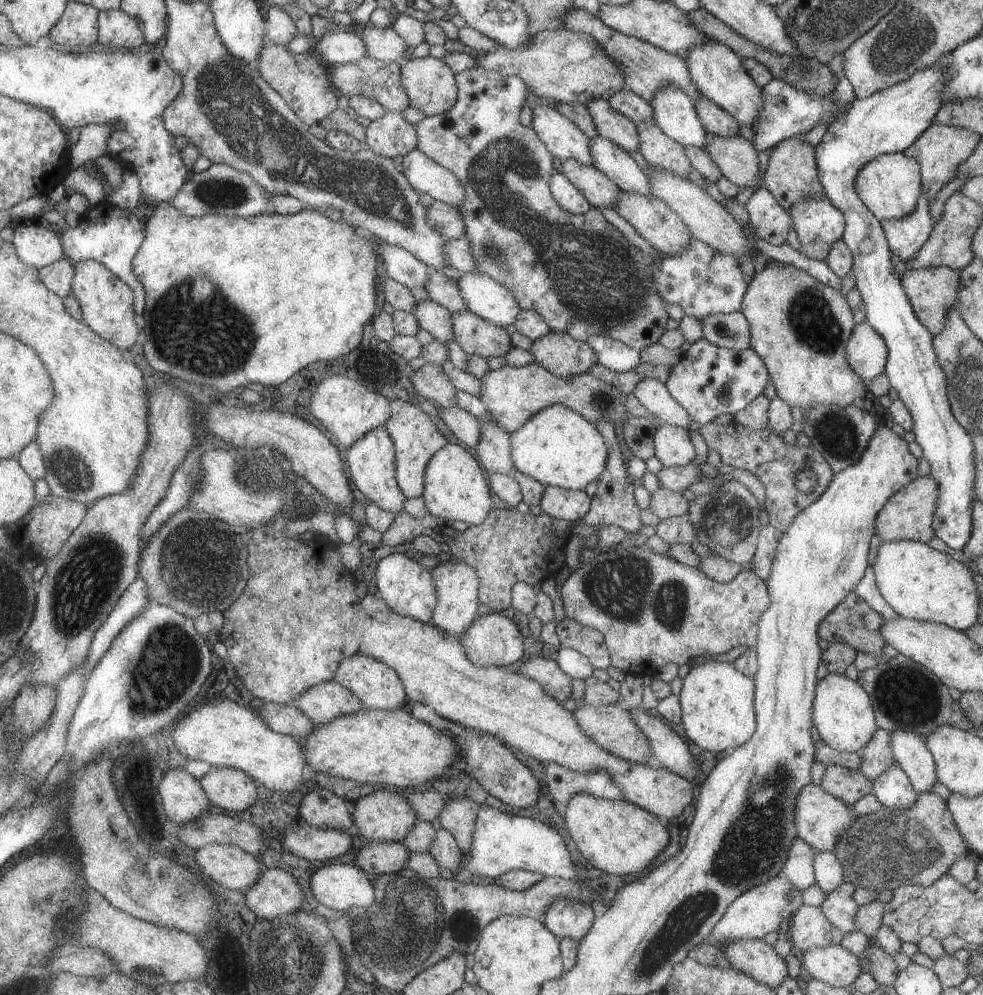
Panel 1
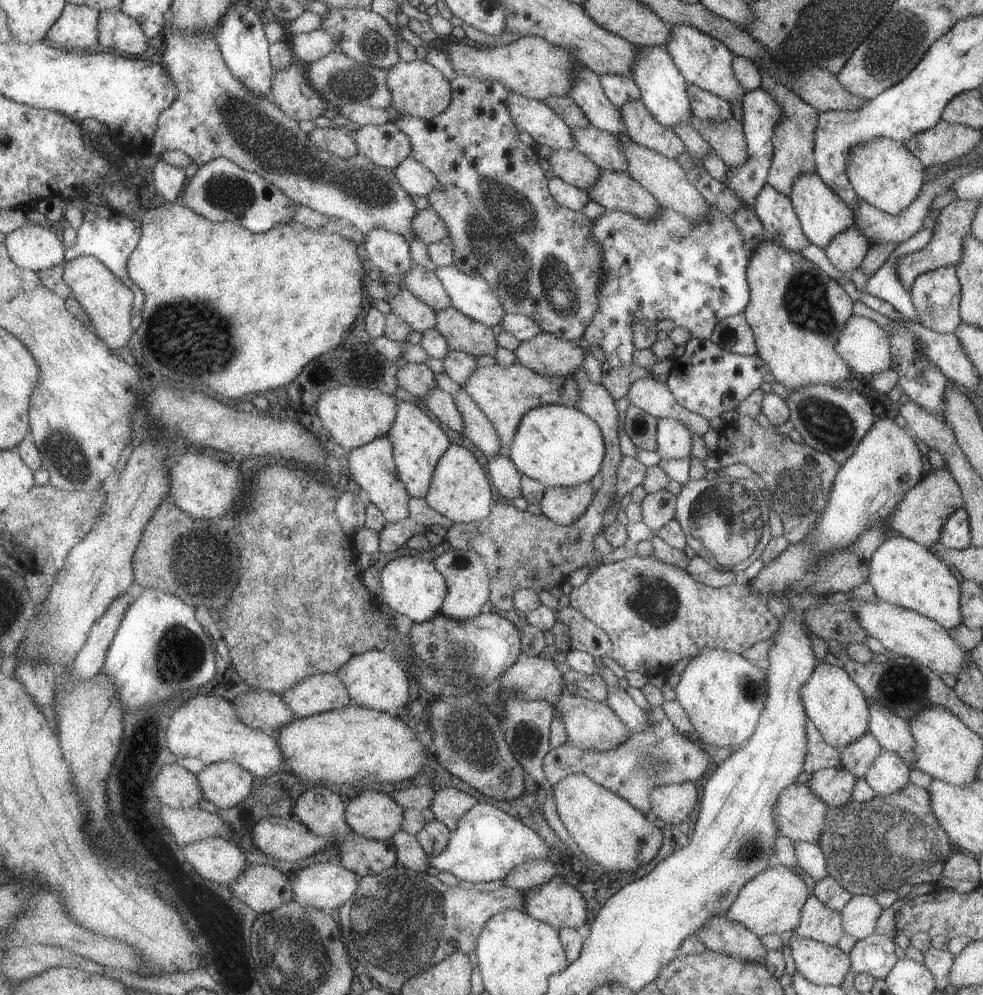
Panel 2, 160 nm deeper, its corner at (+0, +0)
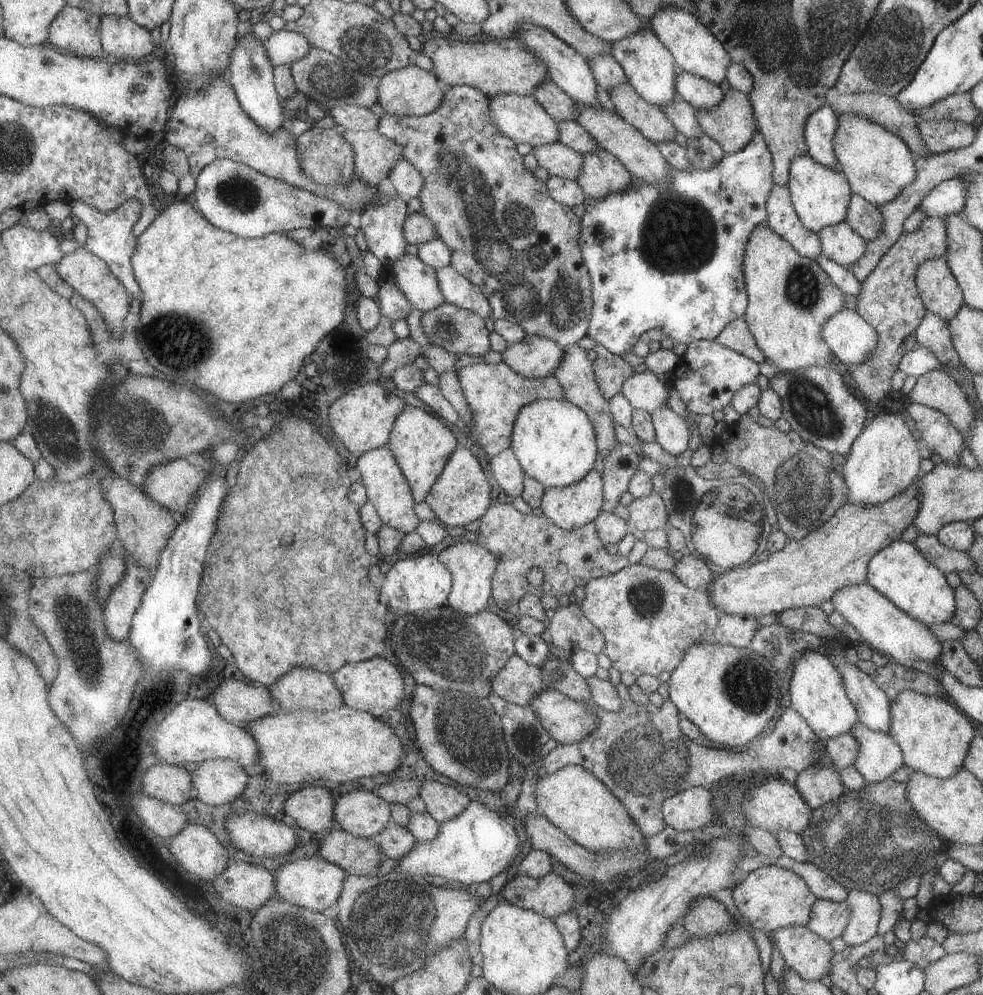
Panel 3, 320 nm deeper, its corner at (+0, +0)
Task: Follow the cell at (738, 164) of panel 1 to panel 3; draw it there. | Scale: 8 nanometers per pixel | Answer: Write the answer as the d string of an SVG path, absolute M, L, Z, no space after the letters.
M735 89L723 93L716 105L697 109L695 114L702 132L717 142L724 154L741 150L756 131L750 97Z

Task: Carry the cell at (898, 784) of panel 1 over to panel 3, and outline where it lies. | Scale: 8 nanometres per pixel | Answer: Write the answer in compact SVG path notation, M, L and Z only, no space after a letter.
M857 720L850 728L858 751L853 766L866 783L873 784L890 777L902 764L902 752L889 733L874 731Z

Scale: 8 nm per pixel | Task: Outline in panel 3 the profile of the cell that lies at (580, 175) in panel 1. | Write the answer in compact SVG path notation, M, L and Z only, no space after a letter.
M559 141L532 147L536 162L549 175L575 180L581 166L581 155Z

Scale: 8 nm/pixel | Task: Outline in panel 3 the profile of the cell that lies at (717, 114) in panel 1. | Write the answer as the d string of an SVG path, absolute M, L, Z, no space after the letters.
M677 71L674 87L676 94L695 110L711 108L722 99L721 90L716 84L685 71Z

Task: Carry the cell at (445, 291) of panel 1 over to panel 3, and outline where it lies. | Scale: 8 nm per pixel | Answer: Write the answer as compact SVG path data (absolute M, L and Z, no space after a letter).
M403 255L392 264L391 276L415 309L423 314L446 301L438 279L438 270L417 255Z

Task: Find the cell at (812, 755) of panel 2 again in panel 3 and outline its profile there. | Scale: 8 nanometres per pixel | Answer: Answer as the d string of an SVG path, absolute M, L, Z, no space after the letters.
M590 698L582 702L586 705L586 710L598 719L593 730L576 743L570 745L557 743L545 756L542 766L547 773L554 773L567 765L579 765L588 770L621 802L634 825L645 838L653 836L657 832L661 832L662 828L665 828L666 824L661 812L662 802L678 792L687 790L692 786L708 787L713 782L719 782L721 778L727 778L727 776L734 778L737 774L760 769L777 771L778 774L781 769L787 767L798 773L807 766L813 765L815 759L827 756L823 746L818 746L819 740L817 740L809 725L802 719L801 715L793 710L793 707L787 701L784 702L781 714L778 716L770 735L757 740L751 748L740 752L730 750L723 752L723 748L717 750L715 746L709 748L692 742L688 736L681 732L678 725L681 714L669 698L664 698L659 707L651 703L638 705L627 699L622 701L617 712L606 711L604 708L597 706Z

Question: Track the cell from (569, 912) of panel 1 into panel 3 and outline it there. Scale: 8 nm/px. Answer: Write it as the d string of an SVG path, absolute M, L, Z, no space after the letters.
M551 871L541 878L516 874L501 887L500 900L524 909L533 909L551 920L573 907L571 888Z

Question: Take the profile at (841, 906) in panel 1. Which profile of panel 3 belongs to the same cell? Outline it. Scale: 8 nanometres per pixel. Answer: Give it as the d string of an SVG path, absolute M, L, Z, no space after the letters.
M786 856L765 860L765 864L777 864L778 867L792 870L795 874L798 874L817 899L837 902L846 900L848 890L842 884L839 884L833 876L829 876L827 872L822 871L821 868L814 864L809 862L800 863Z

